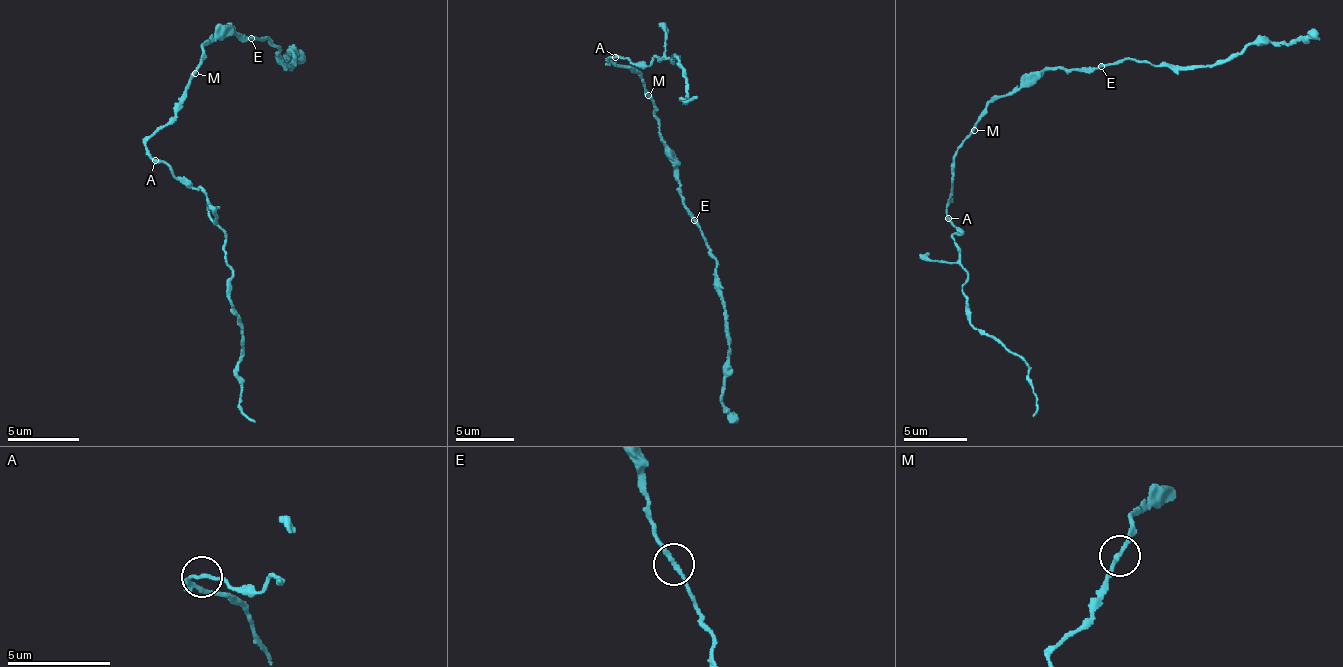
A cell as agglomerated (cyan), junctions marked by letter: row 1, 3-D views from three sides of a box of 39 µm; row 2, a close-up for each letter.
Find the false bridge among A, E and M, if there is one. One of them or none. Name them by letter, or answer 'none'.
none

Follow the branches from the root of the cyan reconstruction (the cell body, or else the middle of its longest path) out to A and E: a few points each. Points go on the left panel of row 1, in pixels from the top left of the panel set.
A: (191, 72), (191, 82), (181, 94), (177, 115), (145, 144), (155, 159)
E: (191, 72), (202, 57), (202, 48), (231, 25), (238, 33), (252, 37)

